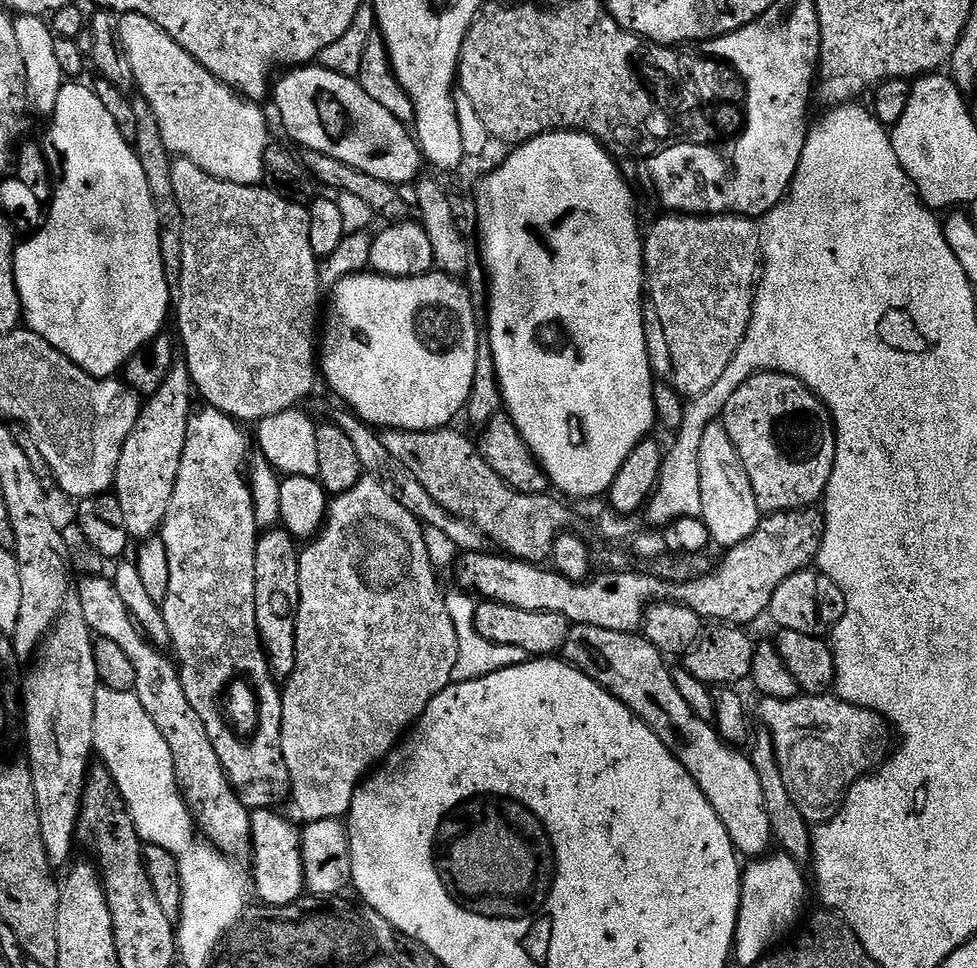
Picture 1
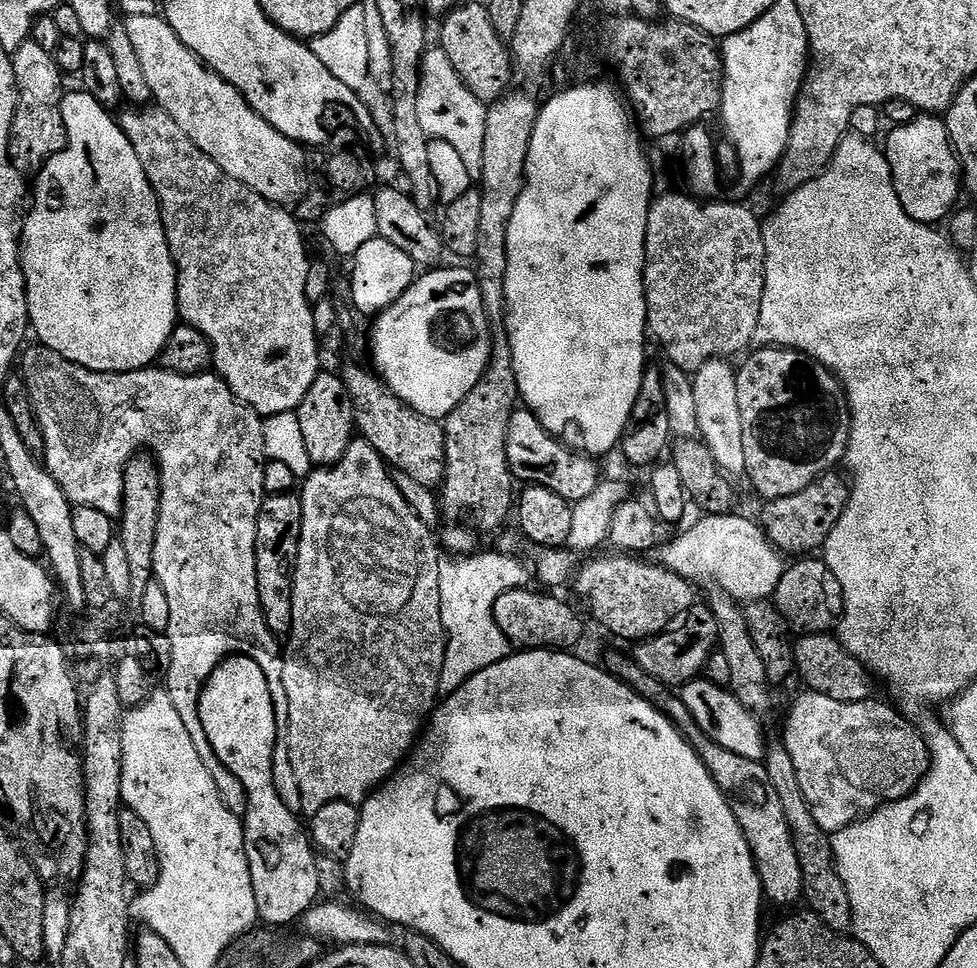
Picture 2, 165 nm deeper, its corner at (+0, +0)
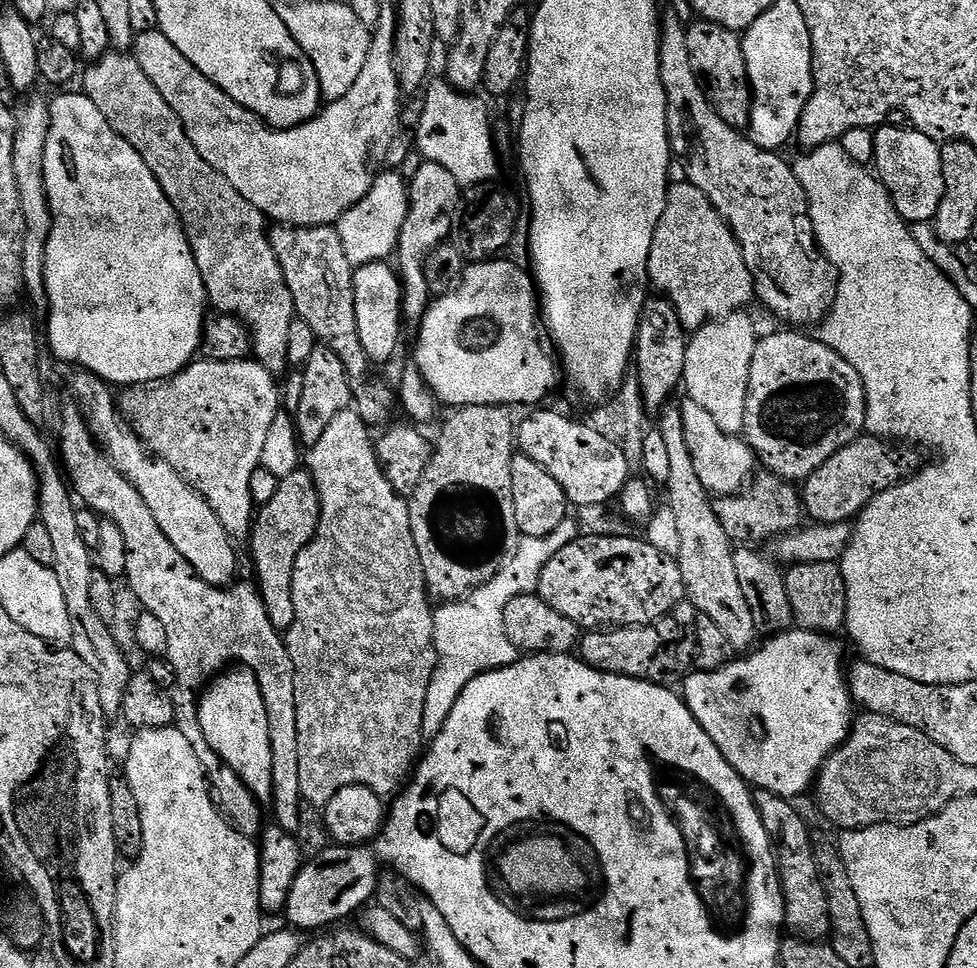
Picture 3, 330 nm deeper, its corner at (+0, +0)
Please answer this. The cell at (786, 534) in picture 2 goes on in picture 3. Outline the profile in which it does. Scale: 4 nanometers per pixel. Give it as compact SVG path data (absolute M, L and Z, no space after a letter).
M862 434L838 454L826 458L814 474L802 484L803 511L809 521L818 524L847 524L855 521L878 494L894 487L901 480L913 475L921 467L921 453L912 446L880 439L879 436Z

